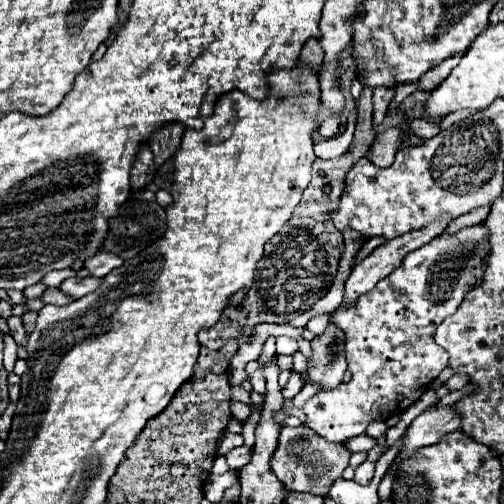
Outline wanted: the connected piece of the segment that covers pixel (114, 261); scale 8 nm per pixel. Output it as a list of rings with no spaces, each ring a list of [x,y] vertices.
[[[96,253],[94,257],[88,257],[84,261],[84,269],[90,273],[90,277],[104,277],[114,267],[120,267],[122,259],[114,253]]]

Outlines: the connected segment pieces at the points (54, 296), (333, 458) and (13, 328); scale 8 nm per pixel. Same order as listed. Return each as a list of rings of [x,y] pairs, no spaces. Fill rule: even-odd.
[[[46,289],[40,299],[42,299],[42,303],[50,303],[50,305],[68,305],[72,301],[60,289]]]
[[[306,425],[282,427],[278,449],[274,451],[270,465],[286,489],[306,491],[306,493],[314,493],[314,495],[324,497],[330,483],[336,477],[342,477],[342,471],[348,467],[350,455],[352,453],[346,449],[344,443],[338,445],[338,443],[326,441],[324,437],[318,437],[314,431],[310,431]]]
[[[8,317],[6,319],[6,323],[8,323],[8,327],[10,327],[10,333],[14,335],[14,339],[16,339],[16,343],[18,345],[26,345],[26,333],[24,333],[24,327],[22,327],[22,321],[20,321],[20,317]]]

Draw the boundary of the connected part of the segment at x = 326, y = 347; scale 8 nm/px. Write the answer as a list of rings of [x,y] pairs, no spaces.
[[[330,321],[326,331],[312,339],[312,357],[302,381],[316,383],[322,391],[338,387],[348,367],[344,355],[344,333]]]

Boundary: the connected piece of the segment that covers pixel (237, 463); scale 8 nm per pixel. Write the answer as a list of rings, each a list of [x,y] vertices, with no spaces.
[[[242,445],[242,447],[236,447],[236,449],[228,451],[224,457],[226,457],[230,469],[242,469],[250,461],[250,449]]]

